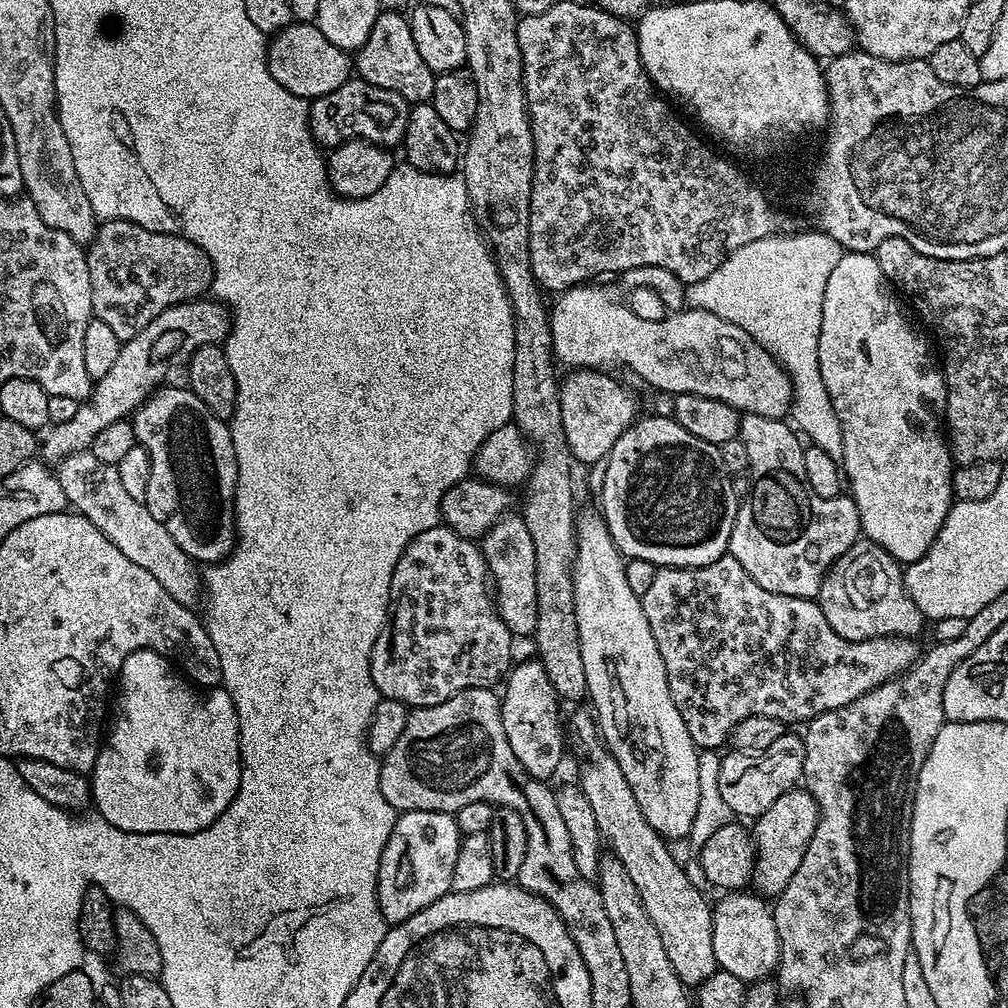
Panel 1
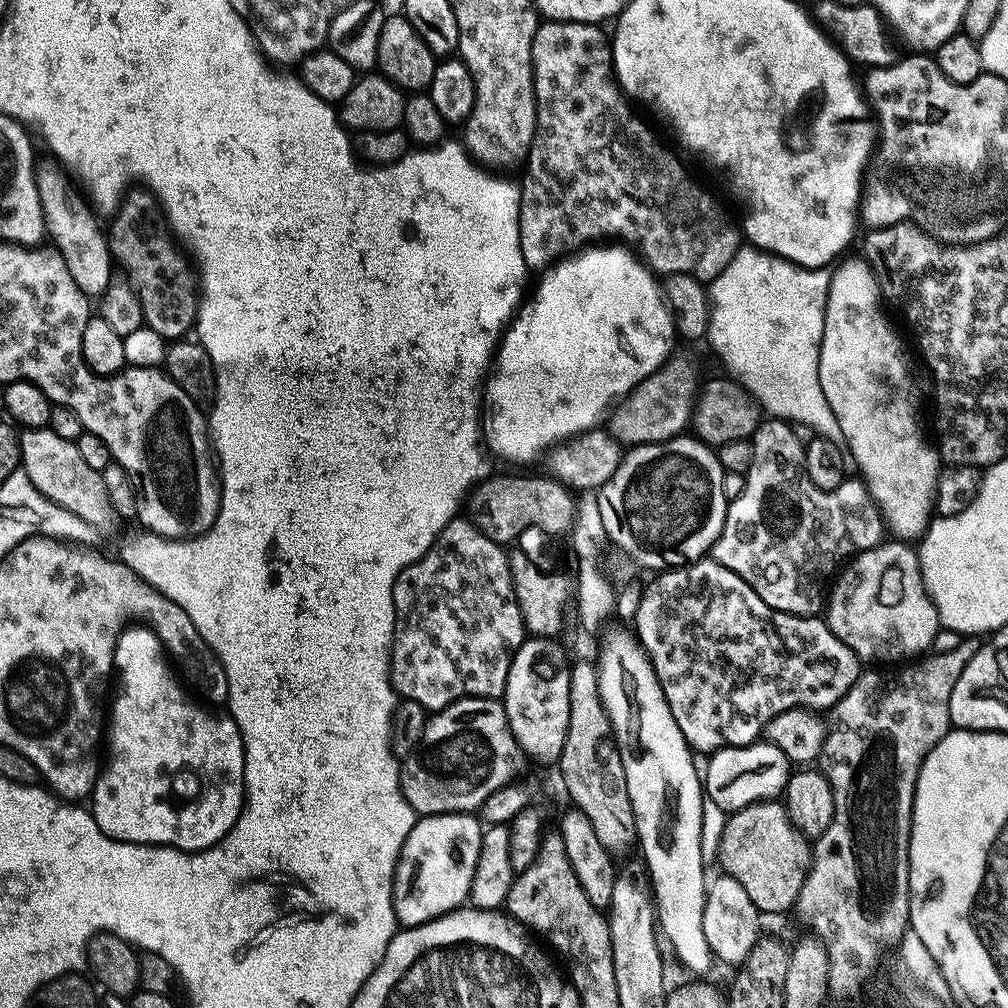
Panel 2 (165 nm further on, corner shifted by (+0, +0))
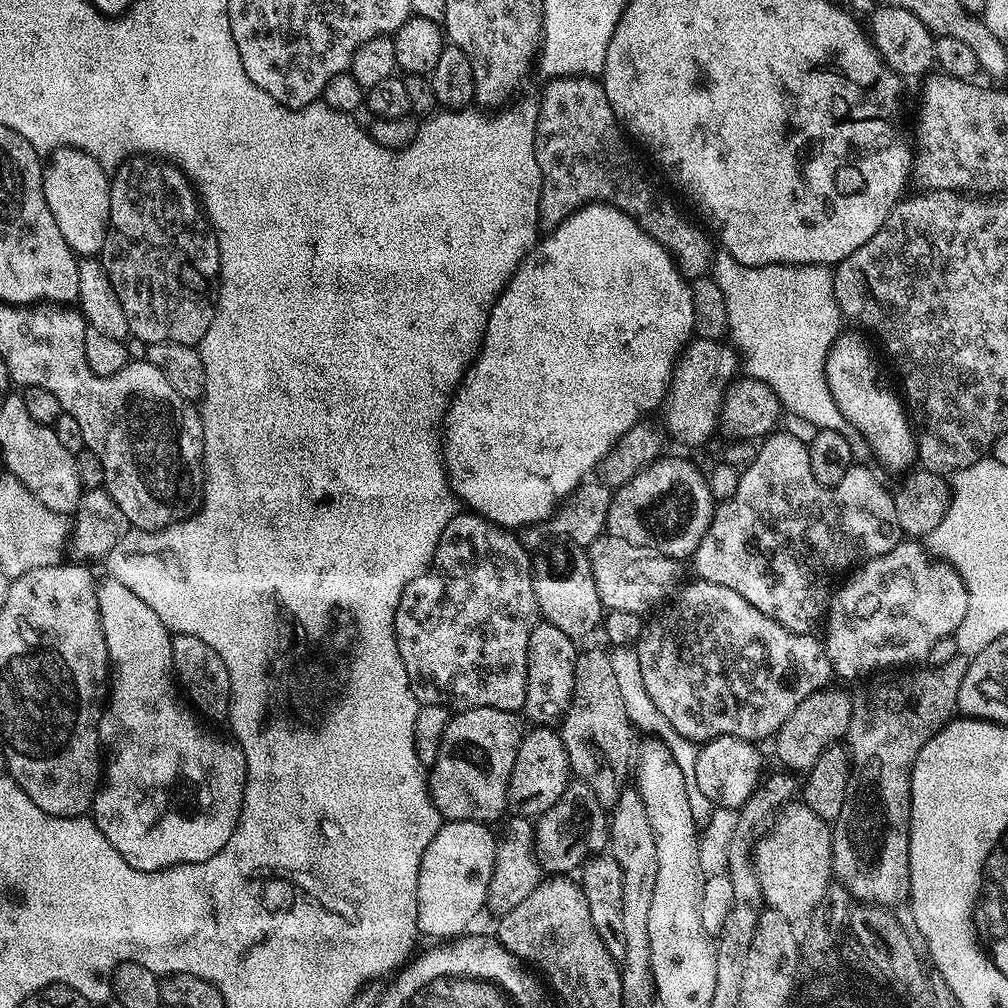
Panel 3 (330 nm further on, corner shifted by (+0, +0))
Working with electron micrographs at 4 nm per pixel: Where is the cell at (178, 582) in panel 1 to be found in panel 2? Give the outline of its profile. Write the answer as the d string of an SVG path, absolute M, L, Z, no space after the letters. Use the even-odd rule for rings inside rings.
M49 427L30 428L20 432L20 458L23 472L34 482L34 486L38 486L38 490L43 496L50 498L58 506L70 510L70 514L78 514L78 518L82 518L82 522L94 526L97 530L115 526L116 520L118 521L118 513L106 490L104 473L90 470L90 466L84 461L82 454L78 454L76 441L58 438L58 434L54 434Z

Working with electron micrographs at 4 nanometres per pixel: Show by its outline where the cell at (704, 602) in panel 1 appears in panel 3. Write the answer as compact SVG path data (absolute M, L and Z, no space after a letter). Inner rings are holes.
M697 579L695 583L688 585L685 583L675 593L674 599L664 609L669 608L661 614L660 621L656 624L656 636L650 630L644 630L635 645L634 649L641 663L642 679L645 682L646 694L651 707L659 710L662 718L666 718L666 722L670 722L670 726L679 736L684 736L693 742L707 742L716 739L717 736L737 736L739 740L749 742L761 742L760 740L766 739L767 736L769 739L779 730L782 722L786 722L786 718L790 718L794 706L798 706L798 702L802 702L802 698L814 694L831 681L828 679L833 679L834 673L827 651L819 639L815 640L815 635L787 632L778 622L774 622L769 616L754 610L754 606L750 606L740 594L734 594L734 590L726 590L726 586L718 586L701 579Z

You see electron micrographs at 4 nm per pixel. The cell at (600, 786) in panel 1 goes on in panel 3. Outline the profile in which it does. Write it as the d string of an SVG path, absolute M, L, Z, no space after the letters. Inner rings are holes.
M588 648L577 655L572 701L558 731L566 746L571 775L590 786L600 804L611 806L620 793L620 779L628 772L634 728L622 704L617 675L614 674L613 663L607 651Z

